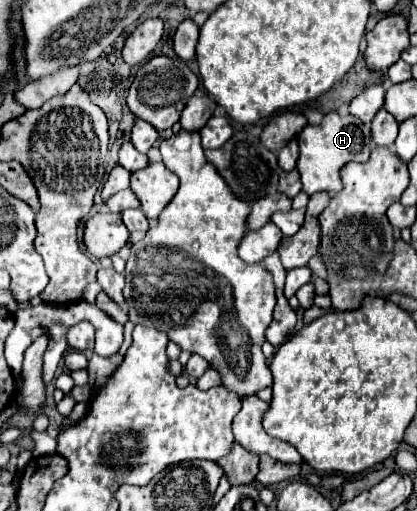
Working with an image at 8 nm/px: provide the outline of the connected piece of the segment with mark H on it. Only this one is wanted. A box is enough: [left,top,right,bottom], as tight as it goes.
[297,111,371,195]

